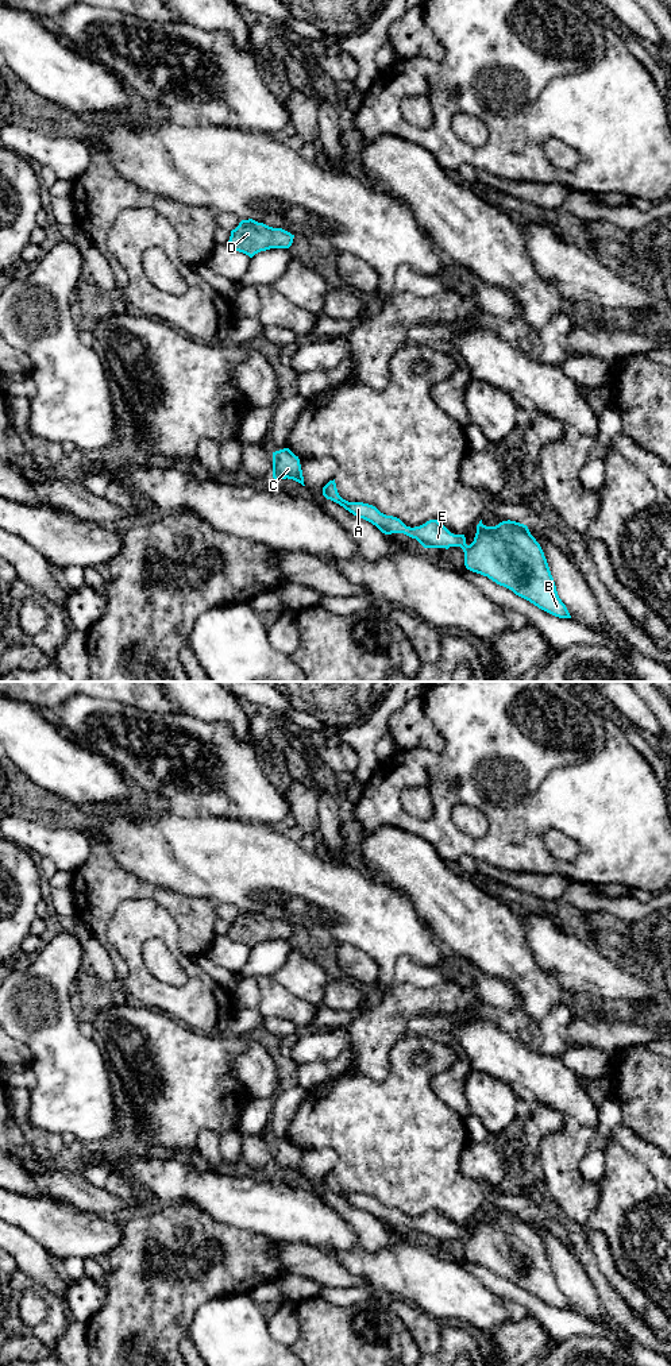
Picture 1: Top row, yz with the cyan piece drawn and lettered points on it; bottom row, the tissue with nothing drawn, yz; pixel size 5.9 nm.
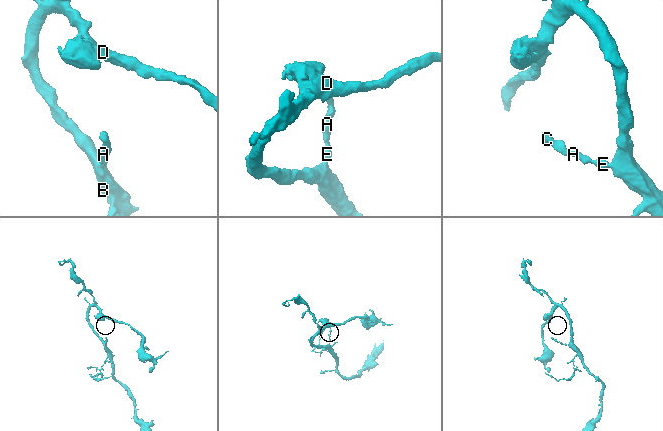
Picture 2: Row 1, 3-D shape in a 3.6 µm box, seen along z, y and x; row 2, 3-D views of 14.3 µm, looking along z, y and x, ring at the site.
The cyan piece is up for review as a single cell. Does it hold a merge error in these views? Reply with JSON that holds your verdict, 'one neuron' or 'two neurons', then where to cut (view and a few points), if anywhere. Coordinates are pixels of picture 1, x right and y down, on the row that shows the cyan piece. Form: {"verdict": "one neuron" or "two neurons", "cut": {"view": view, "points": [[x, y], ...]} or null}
{"verdict": "one neuron", "cut": null}

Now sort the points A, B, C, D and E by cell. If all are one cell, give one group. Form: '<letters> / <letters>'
A B C D E

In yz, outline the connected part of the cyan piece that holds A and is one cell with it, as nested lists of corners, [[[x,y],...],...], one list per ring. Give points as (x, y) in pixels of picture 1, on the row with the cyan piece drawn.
[[[335,479],[323,487],[323,495],[371,522],[385,535],[404,533],[416,539],[424,548],[460,547],[467,570],[487,576],[555,617],[571,618],[558,595],[544,552],[524,524],[508,520],[495,526],[486,526],[481,520],[474,541],[467,545],[464,535],[451,533],[437,520],[410,528],[373,505],[348,502],[339,495]]]

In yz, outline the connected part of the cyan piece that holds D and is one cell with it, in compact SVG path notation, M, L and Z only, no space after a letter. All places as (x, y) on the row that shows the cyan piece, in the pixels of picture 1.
M248 219L242 220L239 225L231 231L228 246L252 258L255 254L270 248L289 248L293 238L294 235L282 228L273 228Z

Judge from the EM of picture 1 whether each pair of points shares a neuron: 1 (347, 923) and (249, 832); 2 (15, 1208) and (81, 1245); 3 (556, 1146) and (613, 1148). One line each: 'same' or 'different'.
1: same
2: same
3: different

